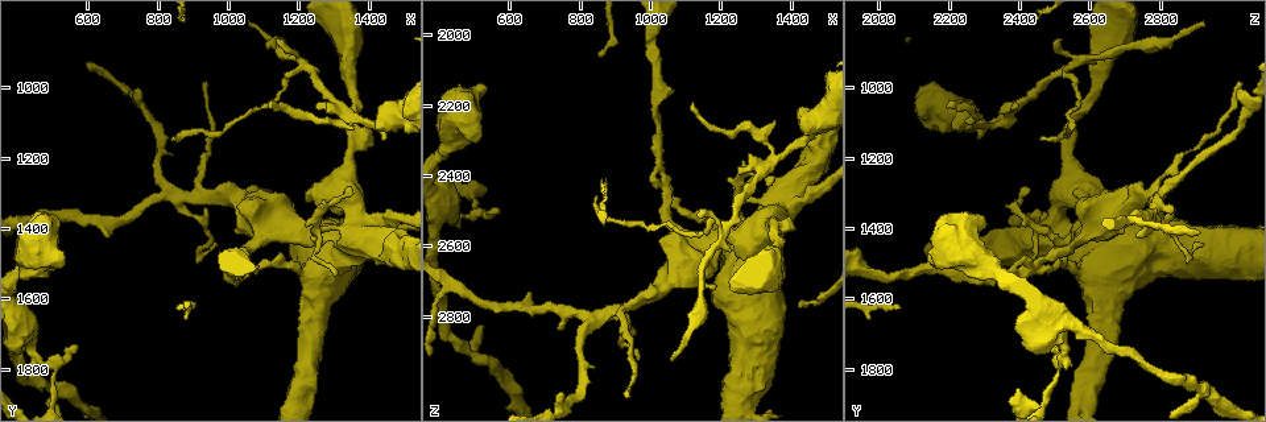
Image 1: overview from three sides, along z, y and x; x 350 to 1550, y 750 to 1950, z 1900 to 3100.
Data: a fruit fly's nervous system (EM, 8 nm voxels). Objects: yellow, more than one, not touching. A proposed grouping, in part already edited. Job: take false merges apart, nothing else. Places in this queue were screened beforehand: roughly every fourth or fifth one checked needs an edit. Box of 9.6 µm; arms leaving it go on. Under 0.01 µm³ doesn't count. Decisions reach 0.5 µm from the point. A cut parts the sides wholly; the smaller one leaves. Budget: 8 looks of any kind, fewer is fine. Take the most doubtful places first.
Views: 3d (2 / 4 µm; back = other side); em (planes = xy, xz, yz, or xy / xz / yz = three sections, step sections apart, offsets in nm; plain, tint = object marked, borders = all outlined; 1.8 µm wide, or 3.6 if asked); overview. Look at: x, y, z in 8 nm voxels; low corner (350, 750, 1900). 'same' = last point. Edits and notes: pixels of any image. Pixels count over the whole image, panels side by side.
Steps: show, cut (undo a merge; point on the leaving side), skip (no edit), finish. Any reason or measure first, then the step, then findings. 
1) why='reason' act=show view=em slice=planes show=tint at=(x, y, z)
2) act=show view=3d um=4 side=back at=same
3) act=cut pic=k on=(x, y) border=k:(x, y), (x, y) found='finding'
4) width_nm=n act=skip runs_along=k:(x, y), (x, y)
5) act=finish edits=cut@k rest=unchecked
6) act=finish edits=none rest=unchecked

why='four or more arms meet' act=show view=3d um=4 at=(1370, 1100, 2350)

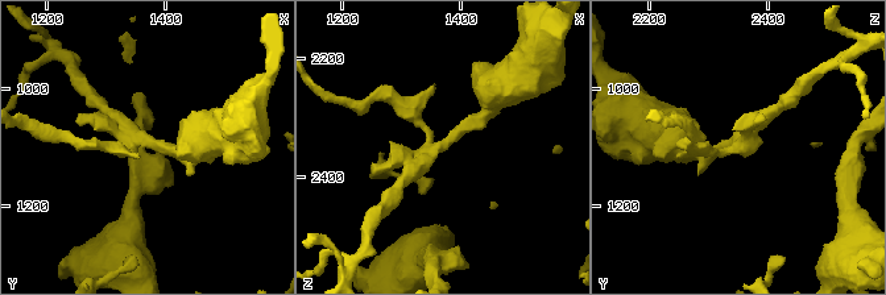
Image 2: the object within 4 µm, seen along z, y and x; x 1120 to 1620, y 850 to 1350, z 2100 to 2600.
why='shape alone is not enough' act=show view=em slice=xz step=16 show=tint at=(1365, 1090, 2345)

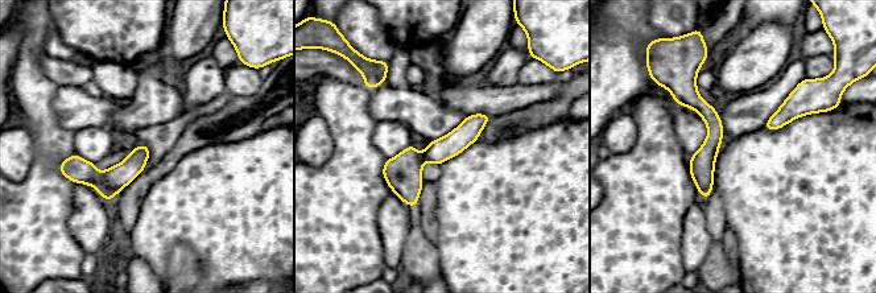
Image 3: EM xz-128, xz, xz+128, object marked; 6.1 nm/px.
why='another direction' act=show view=em slice=planes show=tint at=same

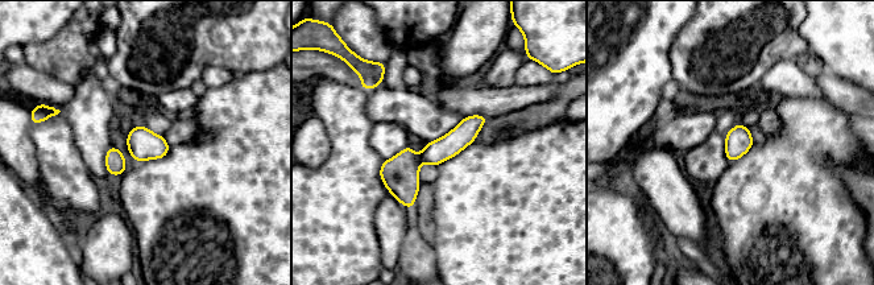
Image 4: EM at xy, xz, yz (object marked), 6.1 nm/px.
width_nm=140 act=cut pic=4 on=(400, 174) border=4:(418, 157), (421, 162) found='a second neuron is stuck on'

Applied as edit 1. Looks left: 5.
why='redraw' act=show view=overview

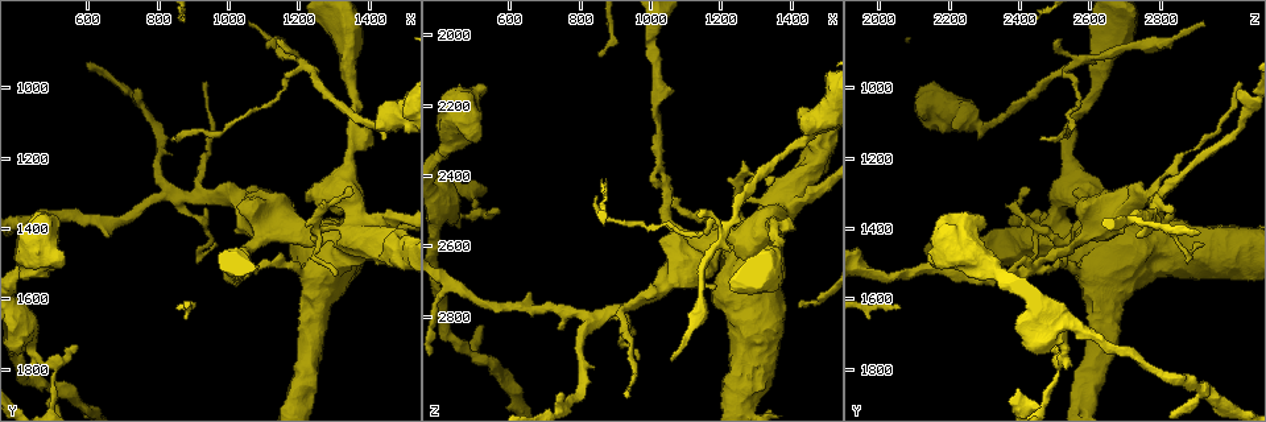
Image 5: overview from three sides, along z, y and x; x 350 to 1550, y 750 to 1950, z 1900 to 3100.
why='a narrow waist' act=show view=3d um=2 at=(490, 1780, 2520)

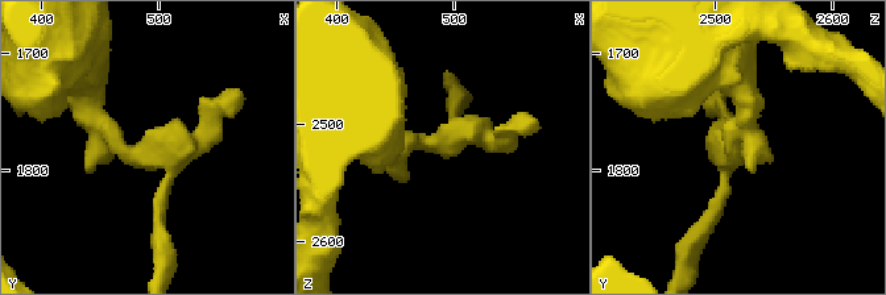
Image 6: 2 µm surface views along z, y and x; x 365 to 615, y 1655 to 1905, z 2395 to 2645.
why='need the tissue' act=show view=em slice=xy step=8 show=tint at=(498, 1784, 2516)

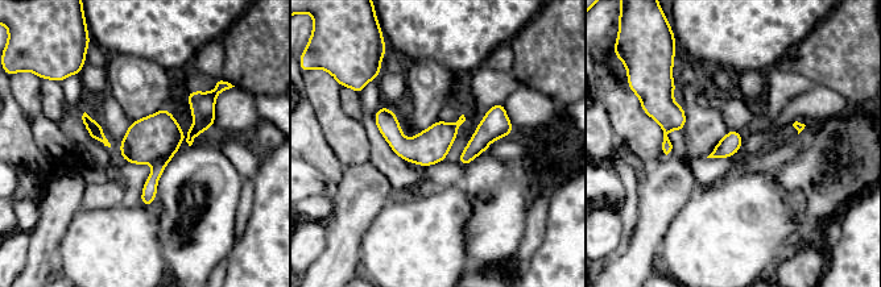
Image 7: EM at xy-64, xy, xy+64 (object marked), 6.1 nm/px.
act=show view=em slice=planes show=borders at=same

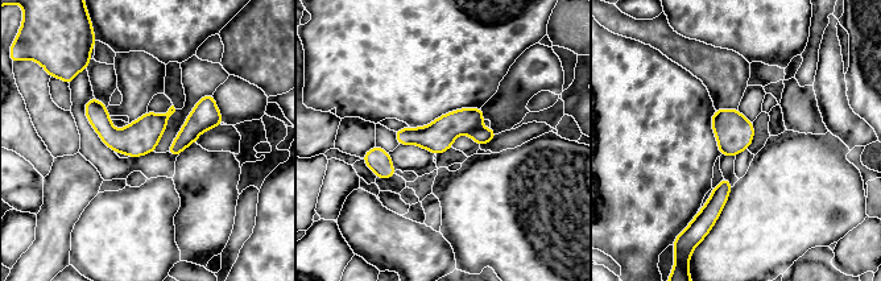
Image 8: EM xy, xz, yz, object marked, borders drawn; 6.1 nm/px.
act=cut pic=8 on=(482, 136) border=8:(479, 127), (467, 133) found='a second neuron is stuck on'

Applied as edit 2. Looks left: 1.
act=finish edits=cut@4,cut@8 rest=unchecked

